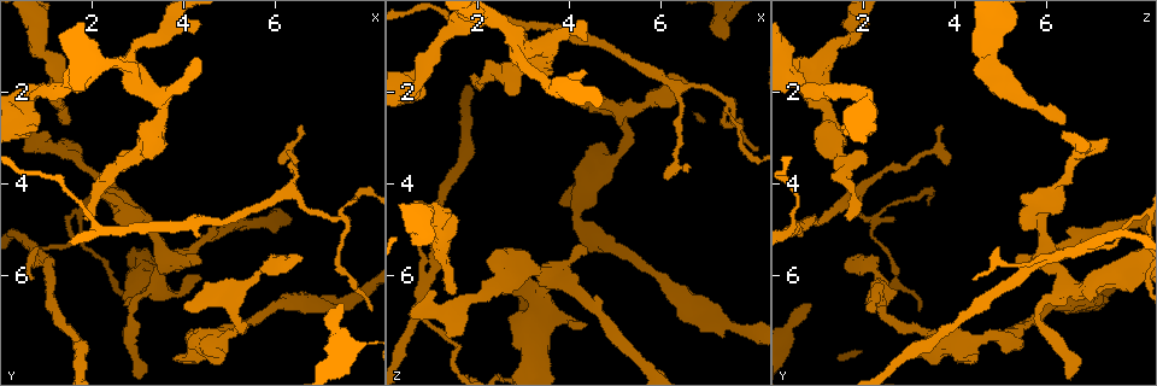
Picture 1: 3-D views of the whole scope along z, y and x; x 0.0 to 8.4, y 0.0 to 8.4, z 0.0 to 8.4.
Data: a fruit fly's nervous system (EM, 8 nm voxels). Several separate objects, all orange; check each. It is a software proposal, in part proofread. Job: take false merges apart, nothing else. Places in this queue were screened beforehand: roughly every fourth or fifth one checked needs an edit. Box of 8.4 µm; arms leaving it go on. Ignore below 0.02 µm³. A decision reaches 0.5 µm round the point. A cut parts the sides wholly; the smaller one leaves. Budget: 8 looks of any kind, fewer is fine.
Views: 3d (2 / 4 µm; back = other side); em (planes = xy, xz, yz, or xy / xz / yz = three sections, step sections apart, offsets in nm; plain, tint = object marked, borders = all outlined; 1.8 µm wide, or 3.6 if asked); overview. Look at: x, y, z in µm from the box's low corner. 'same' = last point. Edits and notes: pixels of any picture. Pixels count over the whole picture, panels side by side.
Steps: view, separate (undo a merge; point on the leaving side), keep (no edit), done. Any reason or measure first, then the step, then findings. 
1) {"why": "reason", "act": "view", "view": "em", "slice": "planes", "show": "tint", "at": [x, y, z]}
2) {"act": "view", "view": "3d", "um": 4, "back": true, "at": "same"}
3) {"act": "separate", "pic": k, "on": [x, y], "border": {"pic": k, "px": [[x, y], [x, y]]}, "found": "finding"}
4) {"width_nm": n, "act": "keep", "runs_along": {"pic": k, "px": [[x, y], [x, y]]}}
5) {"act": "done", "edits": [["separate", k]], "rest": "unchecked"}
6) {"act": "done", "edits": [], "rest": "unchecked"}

{"why": "a narrow waist", "act": "view", "view": "3d", "um": 2, "at": [1.30, 2.35, 5.85]}

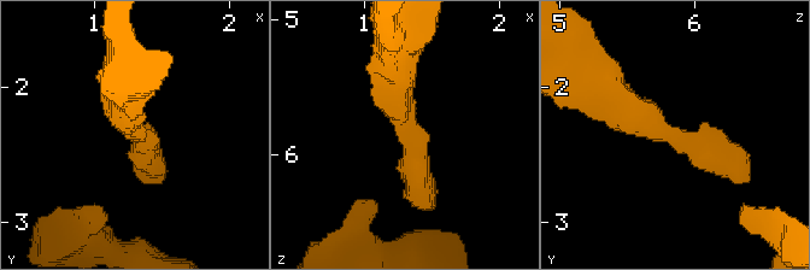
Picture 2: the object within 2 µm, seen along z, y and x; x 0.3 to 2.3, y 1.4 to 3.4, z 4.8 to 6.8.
{"why": "shape alone is not enough", "act": "view", "view": "em", "slice": "xy", "step": 4, "show": "tint", "at": [1.32, 2.36, 5.82]}

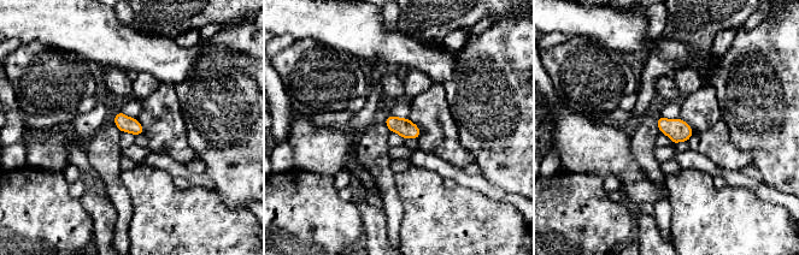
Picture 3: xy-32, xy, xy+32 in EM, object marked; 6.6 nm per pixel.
{"act": "view", "view": "em", "slice": "planes", "show": "tint", "at": "same"}

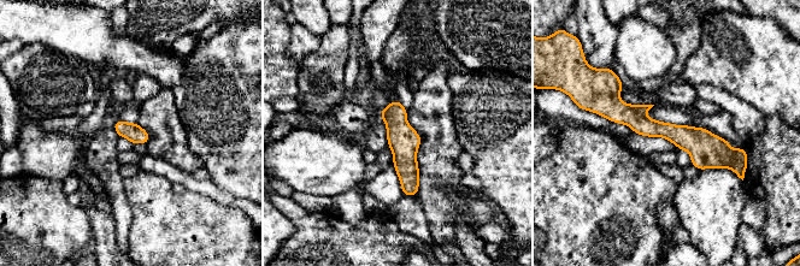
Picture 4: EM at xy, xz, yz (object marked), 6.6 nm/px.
{"act": "keep", "runs_along": {"pic": 4, "px": [[600, 107], [735, 158]]}, "found": "all the same neuron"}

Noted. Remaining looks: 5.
{"why": "thick turns thin", "act": "view", "view": "3d", "um": 2, "at": [3.35, 6.20, 6.35]}

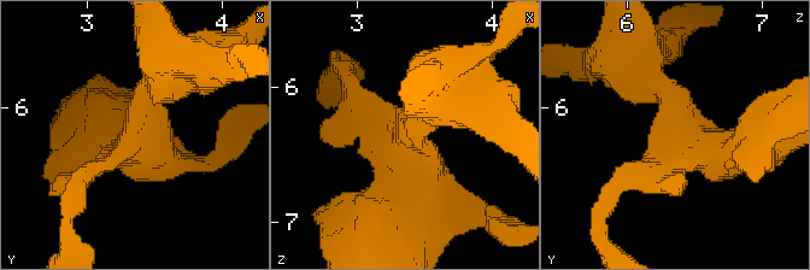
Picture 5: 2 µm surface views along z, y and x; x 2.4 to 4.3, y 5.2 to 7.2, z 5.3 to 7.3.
{"arms": 4, "why": "now the EM", "act": "view", "view": "em", "slice": "xz", "step": 4, "show": "tint", "at": [3.38, 6.18, 6.36]}

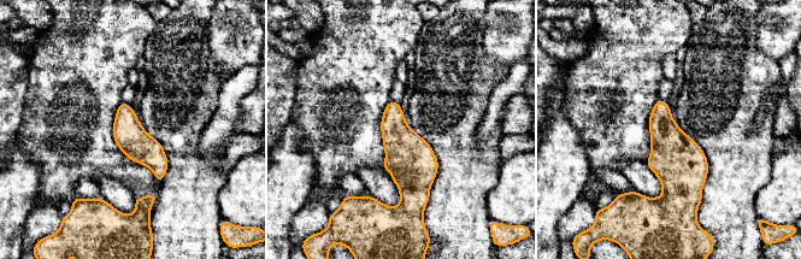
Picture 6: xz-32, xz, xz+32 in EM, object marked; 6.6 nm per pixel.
{"act": "keep", "found": "one neuron here"}

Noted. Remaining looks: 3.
{"why": "side arm on a straight run", "act": "view", "view": "em", "slice": "planes", "show": "tint", "at": [0.75, 5.40, 6.75]}

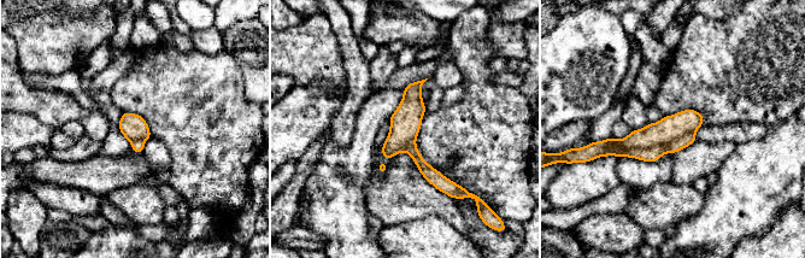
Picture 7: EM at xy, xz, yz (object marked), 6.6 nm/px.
{"act": "separate", "pic": 7, "on": [652, 154], "found": "two neurons meet here"}

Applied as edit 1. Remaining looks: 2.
{"act": "done", "edits": [["separate", 7]], "rest": "unchecked"}

